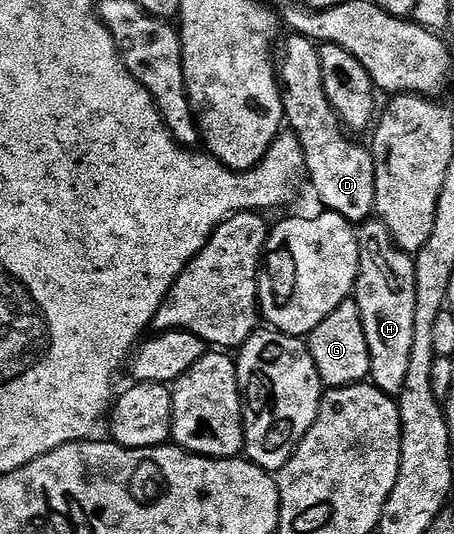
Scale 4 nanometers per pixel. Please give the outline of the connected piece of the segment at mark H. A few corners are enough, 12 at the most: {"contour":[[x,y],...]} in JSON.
{"contour":[[358,228],[354,299],[371,383],[399,397],[414,346],[415,259]]}

